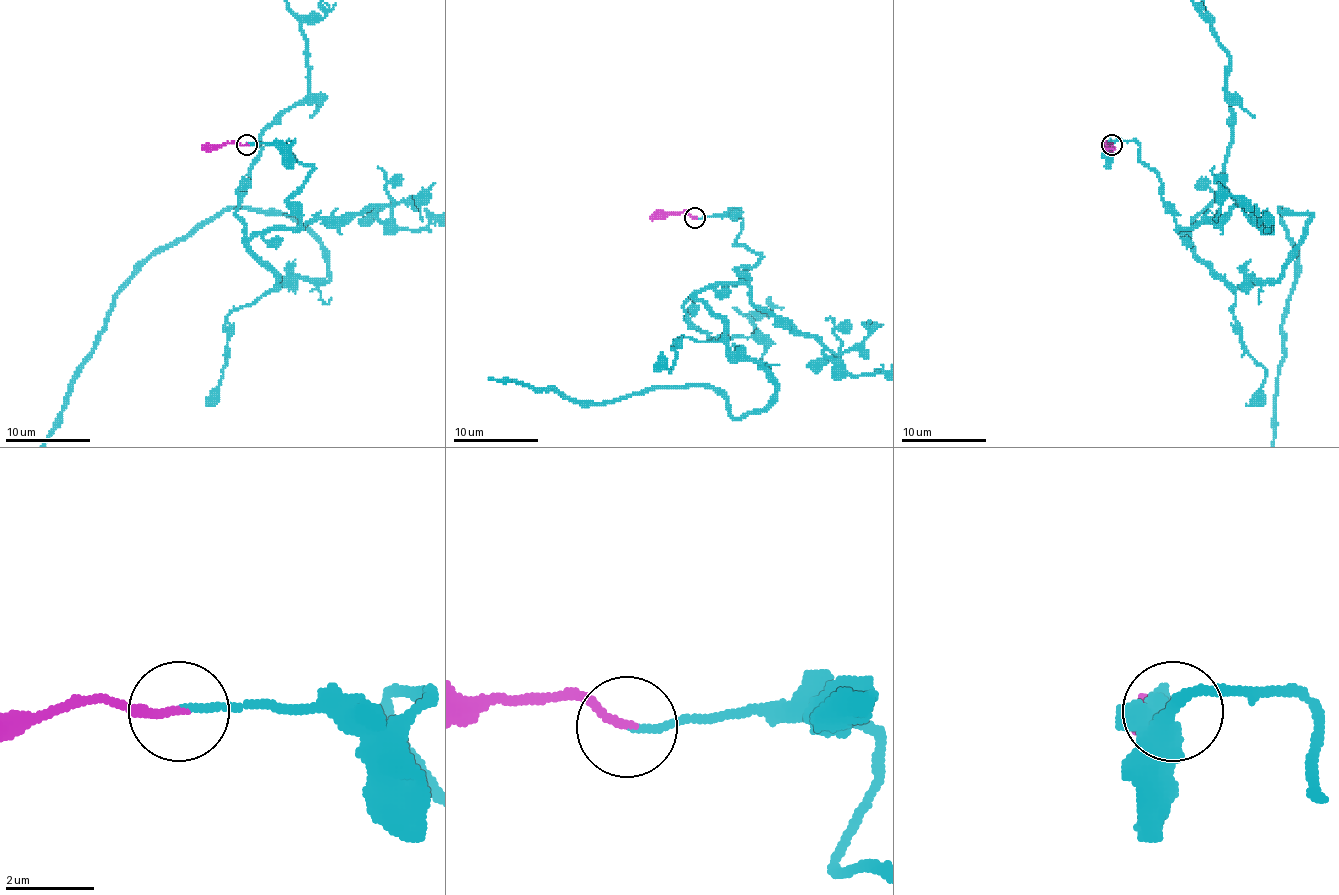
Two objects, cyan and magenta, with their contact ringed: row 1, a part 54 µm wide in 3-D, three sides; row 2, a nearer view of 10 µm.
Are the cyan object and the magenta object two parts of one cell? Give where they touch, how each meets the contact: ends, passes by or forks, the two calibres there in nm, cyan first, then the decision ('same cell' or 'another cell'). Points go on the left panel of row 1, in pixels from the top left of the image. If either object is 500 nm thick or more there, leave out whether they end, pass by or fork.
place (247, 144); cyan ends; magenta ends; calibres 150 and 190 nm; same cell

